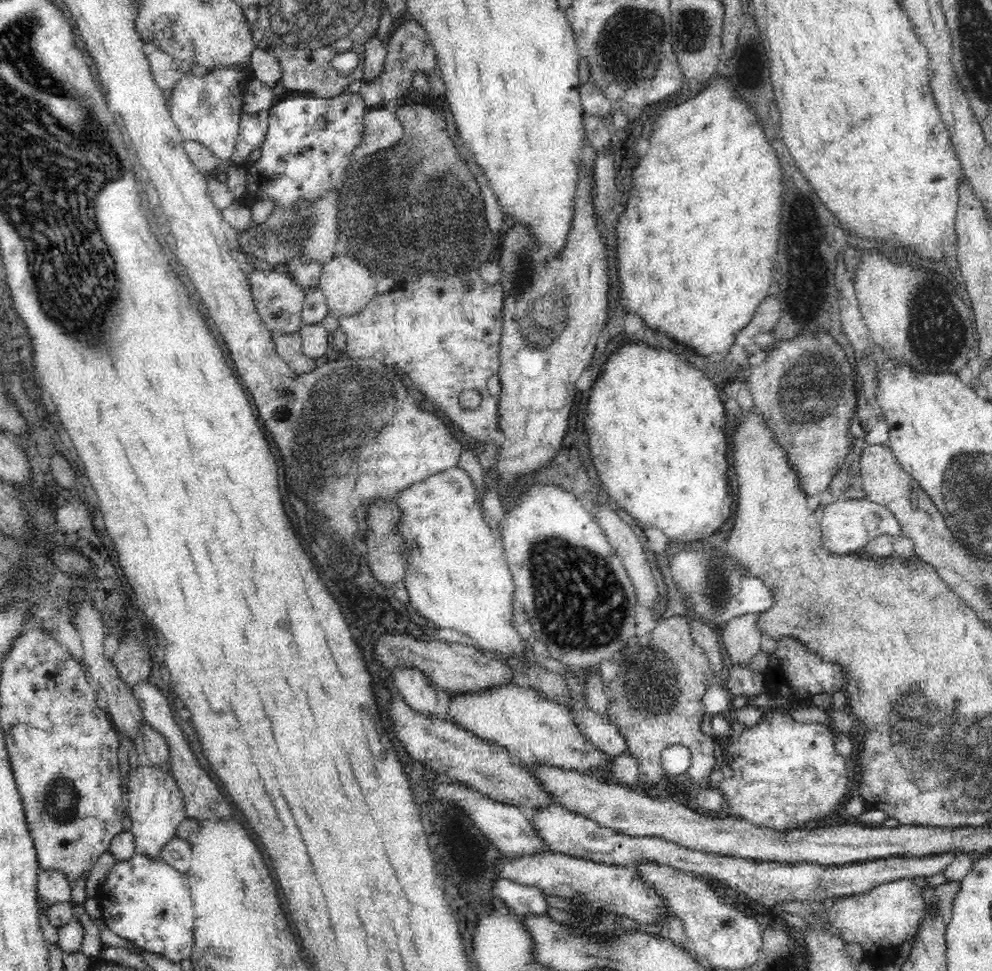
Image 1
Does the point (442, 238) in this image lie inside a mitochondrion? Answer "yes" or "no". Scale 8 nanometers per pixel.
yes

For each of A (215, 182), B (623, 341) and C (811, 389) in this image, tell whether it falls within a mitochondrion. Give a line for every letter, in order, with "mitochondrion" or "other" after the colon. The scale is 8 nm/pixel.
A: other
B: other
C: mitochondrion

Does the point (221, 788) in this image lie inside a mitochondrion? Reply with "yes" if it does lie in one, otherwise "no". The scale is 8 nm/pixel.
no

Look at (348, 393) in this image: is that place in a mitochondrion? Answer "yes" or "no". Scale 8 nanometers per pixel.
yes

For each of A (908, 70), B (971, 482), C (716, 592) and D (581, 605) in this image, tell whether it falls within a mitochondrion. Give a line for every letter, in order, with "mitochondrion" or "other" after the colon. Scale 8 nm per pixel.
A: other
B: mitochondrion
C: mitochondrion
D: mitochondrion

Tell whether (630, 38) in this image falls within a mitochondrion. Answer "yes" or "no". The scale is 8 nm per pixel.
yes

